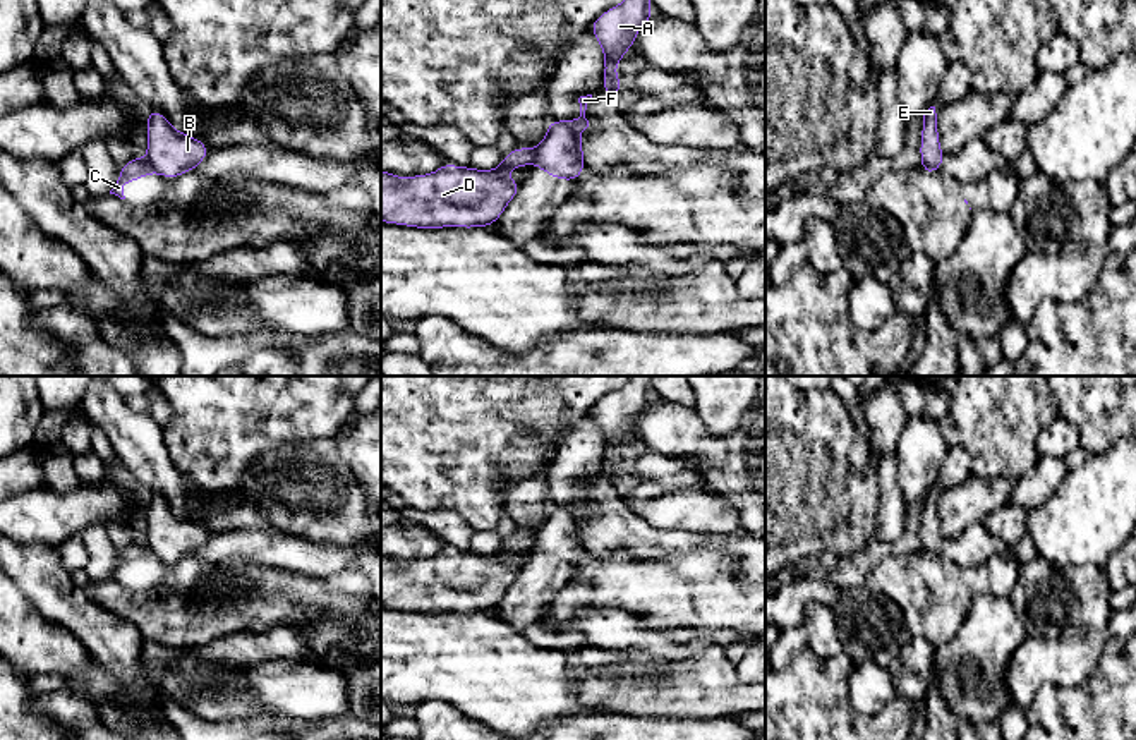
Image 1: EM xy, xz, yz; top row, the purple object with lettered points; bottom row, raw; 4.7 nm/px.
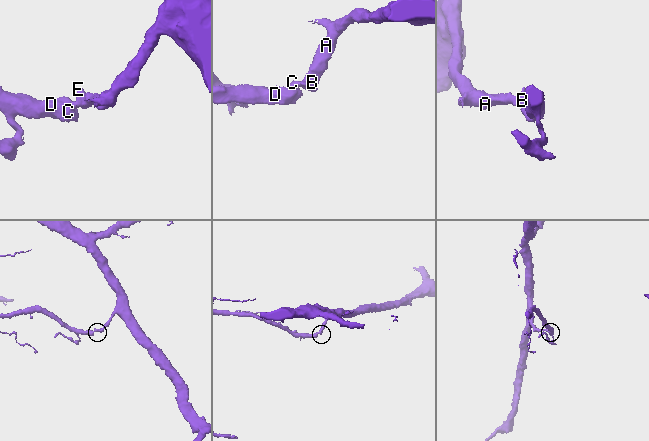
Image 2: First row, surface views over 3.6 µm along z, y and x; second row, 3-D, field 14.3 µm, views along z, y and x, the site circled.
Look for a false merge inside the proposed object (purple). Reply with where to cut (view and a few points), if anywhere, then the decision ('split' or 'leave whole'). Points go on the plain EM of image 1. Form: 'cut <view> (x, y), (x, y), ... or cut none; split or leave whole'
cut xz (536, 533), (532, 545); split

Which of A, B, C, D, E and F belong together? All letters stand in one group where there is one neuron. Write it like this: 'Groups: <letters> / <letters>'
Groups: A B E F / C D

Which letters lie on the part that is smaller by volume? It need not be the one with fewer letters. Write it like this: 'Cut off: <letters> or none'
Cut off: C, D

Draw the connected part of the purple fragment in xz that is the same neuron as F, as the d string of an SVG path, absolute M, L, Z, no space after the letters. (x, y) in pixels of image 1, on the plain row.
M592 479L580 481L580 501L577 505L551 505L542 527L535 532L534 549L554 563L575 567L583 553L583 532L580 517L589 512L585 503Z

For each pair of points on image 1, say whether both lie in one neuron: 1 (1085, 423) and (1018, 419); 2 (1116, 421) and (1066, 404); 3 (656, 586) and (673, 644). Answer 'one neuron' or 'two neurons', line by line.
1: two neurons
2: one neuron
3: two neurons

